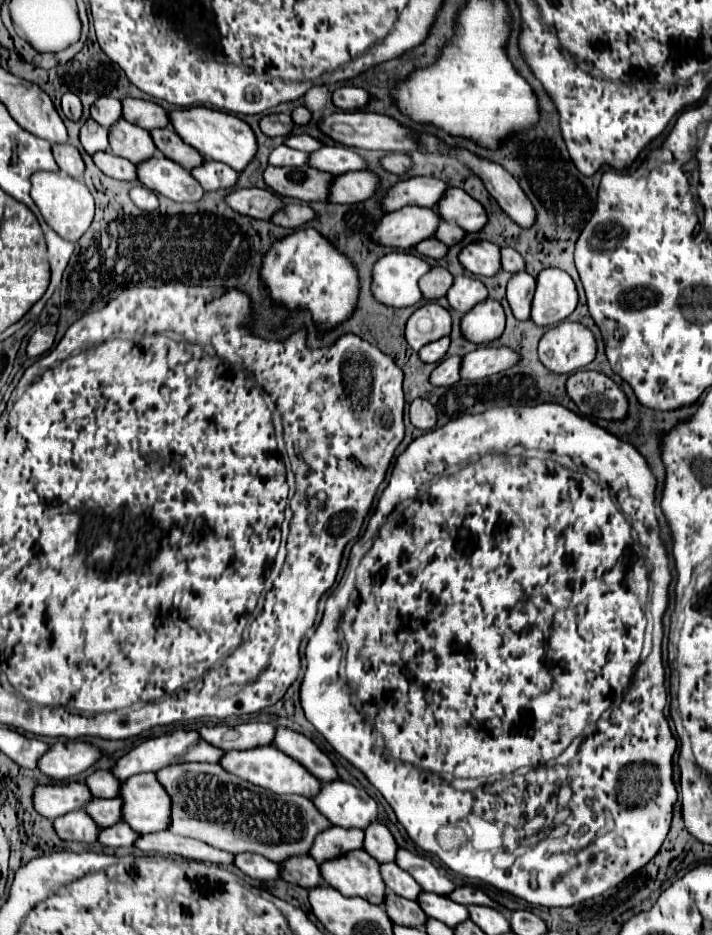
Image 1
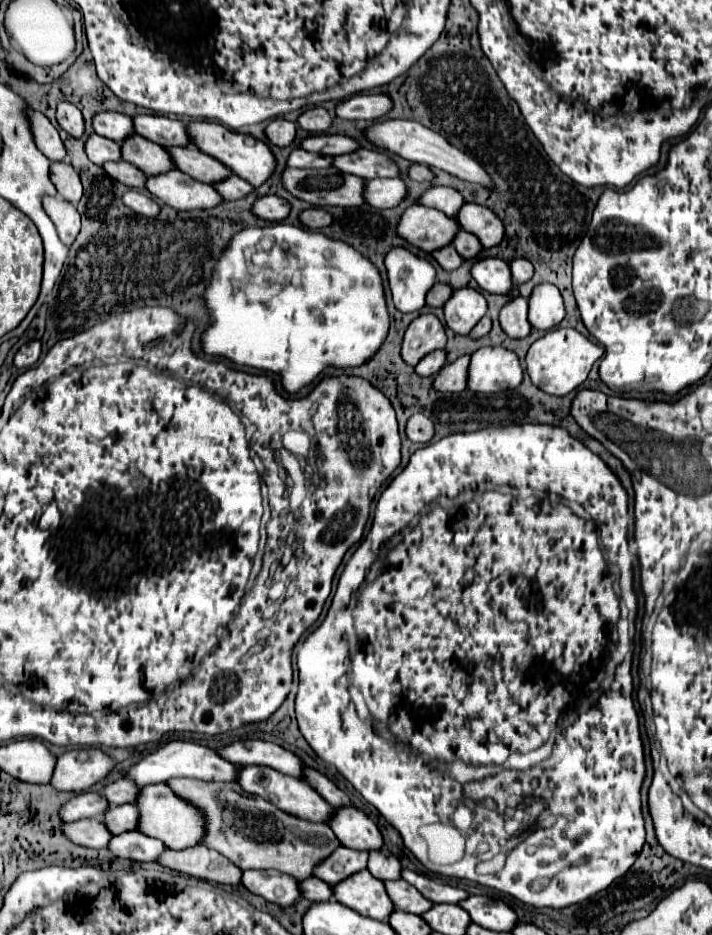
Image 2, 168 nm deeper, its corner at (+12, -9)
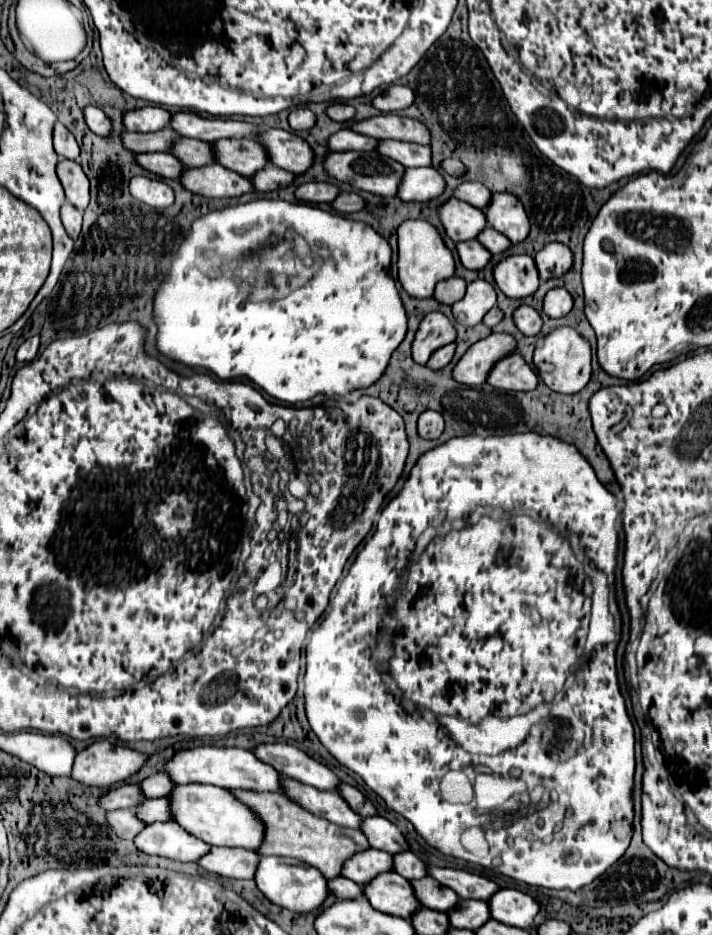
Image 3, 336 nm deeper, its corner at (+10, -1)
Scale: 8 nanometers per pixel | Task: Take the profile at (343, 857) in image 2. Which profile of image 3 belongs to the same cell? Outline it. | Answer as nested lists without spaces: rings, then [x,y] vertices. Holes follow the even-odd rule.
[[[368,849],[368,851],[356,853],[342,867],[342,875],[356,881],[358,885],[366,885],[376,875],[388,873],[388,871],[394,871],[394,859],[390,853],[380,849]]]

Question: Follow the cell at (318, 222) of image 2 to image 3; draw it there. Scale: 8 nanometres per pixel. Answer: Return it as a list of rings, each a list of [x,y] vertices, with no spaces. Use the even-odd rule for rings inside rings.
[[[344,191],[338,195],[336,201],[332,201],[332,207],[340,213],[348,213],[348,211],[356,213],[356,211],[362,211],[366,207],[366,201],[354,191]]]

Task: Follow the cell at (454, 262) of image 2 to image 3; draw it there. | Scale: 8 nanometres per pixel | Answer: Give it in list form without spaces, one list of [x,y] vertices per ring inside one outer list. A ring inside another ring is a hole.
[[[462,241],[458,243],[458,255],[460,261],[466,269],[474,269],[480,271],[488,265],[488,261],[492,259],[492,253],[486,251],[486,247],[482,247],[482,243],[478,241]]]

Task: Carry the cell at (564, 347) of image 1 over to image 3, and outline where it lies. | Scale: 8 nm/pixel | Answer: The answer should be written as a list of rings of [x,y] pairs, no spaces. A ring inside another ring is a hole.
[[[558,327],[538,343],[538,347],[534,351],[534,365],[536,365],[536,369],[540,369],[538,375],[542,377],[542,381],[552,391],[556,391],[556,393],[562,393],[562,391],[578,393],[590,381],[590,373],[592,373],[590,345],[572,327]]]

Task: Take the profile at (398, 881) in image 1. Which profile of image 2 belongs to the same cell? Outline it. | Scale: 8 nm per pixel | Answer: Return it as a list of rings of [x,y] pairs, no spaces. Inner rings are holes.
[[[402,879],[388,881],[388,883],[384,883],[384,887],[388,891],[388,897],[392,897],[392,905],[400,911],[422,915],[432,907],[432,903],[428,899],[424,899],[410,883],[406,883]]]

